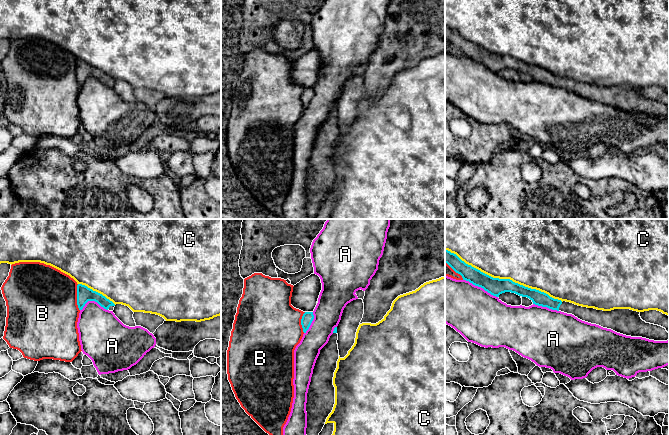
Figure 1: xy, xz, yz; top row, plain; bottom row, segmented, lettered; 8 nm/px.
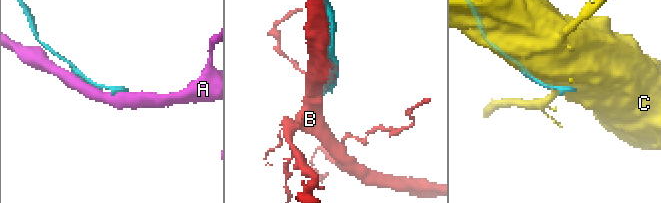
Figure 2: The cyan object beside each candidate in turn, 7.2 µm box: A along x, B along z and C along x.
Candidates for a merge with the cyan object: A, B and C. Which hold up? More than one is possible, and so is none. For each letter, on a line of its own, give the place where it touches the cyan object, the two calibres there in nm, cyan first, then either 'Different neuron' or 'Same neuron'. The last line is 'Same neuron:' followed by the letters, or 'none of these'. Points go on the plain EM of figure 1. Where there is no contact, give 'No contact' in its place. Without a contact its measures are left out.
A: Touches cyan at yz (480, 62). Thickness 140 nm (cyan) against 400 nm. Different neuron
B: Touches cyan at xy (77, 73). Thickness 130 nm (cyan) against 500 nm. Different neuron
C: Touches cyan at yz (504, 55). Thickness 140 nm (cyan) against 460 nm. Different neuron
Same neuron: none of these

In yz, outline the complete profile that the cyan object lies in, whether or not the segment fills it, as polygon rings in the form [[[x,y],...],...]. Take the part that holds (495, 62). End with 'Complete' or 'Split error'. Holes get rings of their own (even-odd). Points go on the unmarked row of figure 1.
[[[445,26],[445,39],[460,50],[463,56],[483,64],[493,72],[499,73],[502,69],[511,68],[529,74],[535,81],[572,90],[582,97],[611,105],[626,112],[642,113],[654,117],[669,116],[669,109],[665,104],[646,99],[641,95],[640,88],[630,85],[603,87],[578,82],[566,77],[562,78],[544,68],[525,63],[510,55],[493,54],[466,40],[456,30],[448,26]]]. Split error

